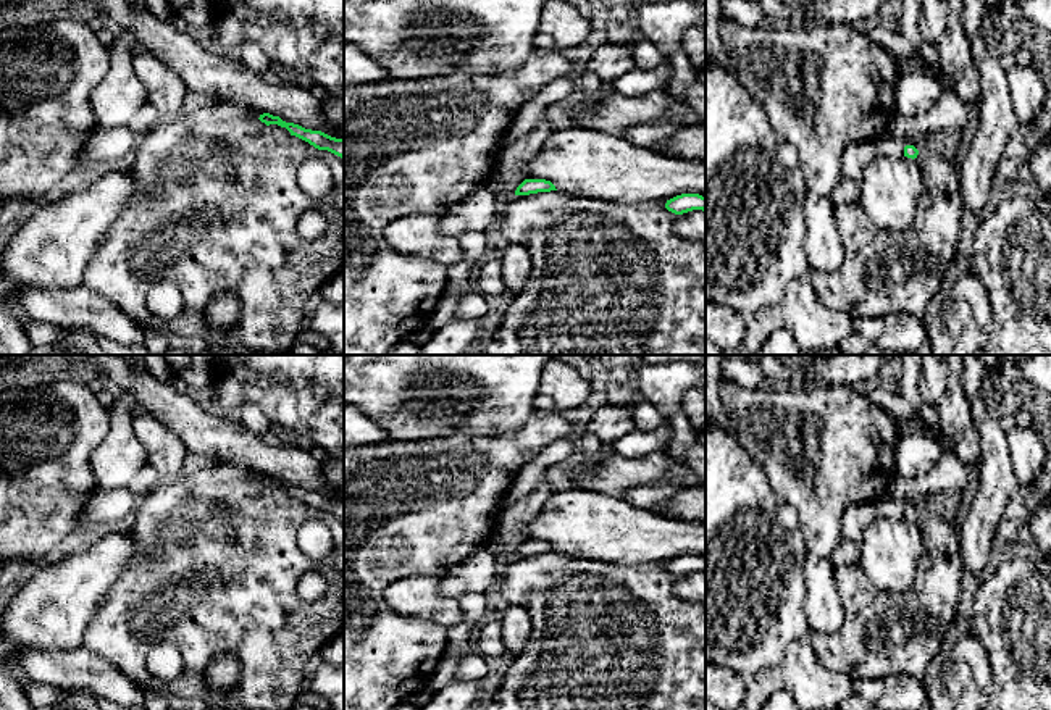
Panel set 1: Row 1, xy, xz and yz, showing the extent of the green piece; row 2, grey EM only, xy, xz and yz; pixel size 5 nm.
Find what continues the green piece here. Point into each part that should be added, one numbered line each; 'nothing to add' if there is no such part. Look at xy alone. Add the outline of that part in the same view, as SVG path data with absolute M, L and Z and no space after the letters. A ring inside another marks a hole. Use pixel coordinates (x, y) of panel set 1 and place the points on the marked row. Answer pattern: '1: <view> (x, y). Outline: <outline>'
nothing to add

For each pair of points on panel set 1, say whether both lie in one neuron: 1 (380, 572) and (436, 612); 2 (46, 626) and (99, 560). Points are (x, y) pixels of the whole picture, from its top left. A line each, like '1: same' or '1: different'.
1: different
2: same

